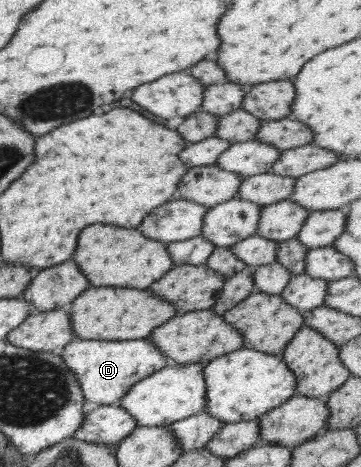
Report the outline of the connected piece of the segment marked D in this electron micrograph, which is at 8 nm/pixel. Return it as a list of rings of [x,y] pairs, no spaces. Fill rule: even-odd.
[[[147,338],[128,341],[72,339],[58,354],[75,374],[84,401],[101,406],[115,404],[134,383],[170,363]]]

